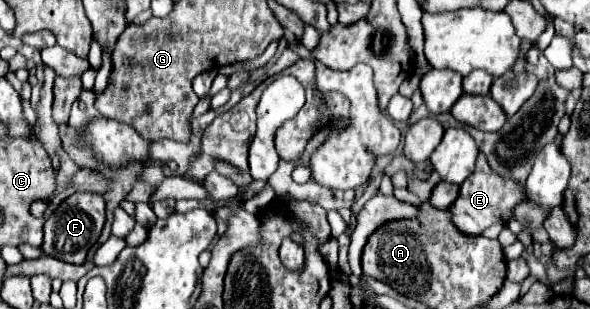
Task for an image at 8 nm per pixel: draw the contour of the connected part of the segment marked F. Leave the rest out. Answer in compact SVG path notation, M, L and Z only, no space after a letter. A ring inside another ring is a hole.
M75 192L65 198L59 208L45 220L45 238L41 250L53 258L59 258L69 264L83 264L89 248L97 242L105 224L105 200L99 194Z

